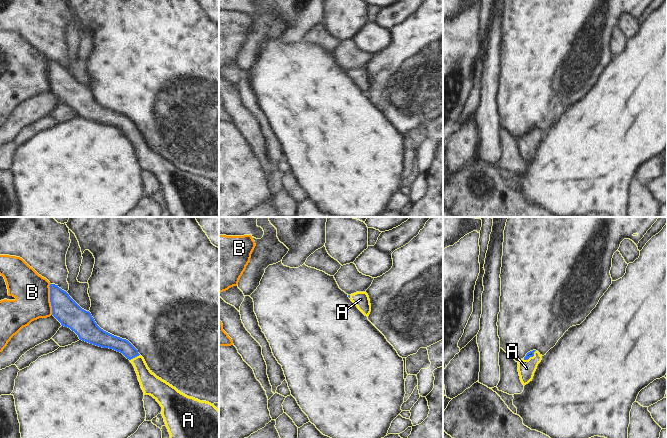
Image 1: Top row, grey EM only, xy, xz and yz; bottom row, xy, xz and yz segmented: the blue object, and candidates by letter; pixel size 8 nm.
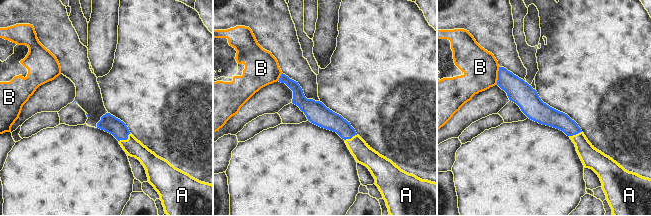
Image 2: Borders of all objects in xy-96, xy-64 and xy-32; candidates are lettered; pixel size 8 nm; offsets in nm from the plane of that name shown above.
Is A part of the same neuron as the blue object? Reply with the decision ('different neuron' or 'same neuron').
same neuron

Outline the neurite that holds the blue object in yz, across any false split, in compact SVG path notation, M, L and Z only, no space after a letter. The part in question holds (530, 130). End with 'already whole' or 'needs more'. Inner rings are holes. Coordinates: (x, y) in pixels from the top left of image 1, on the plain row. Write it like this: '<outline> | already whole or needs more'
M530 127L518 138L518 148L522 160L525 162L532 157L538 140L542 136L542 131L536 127Z | needs more

